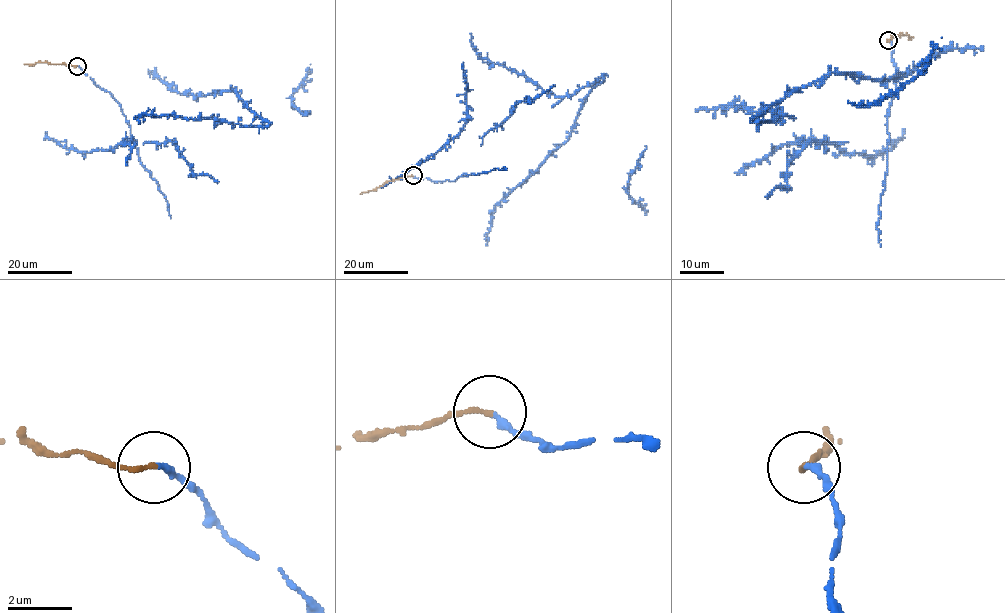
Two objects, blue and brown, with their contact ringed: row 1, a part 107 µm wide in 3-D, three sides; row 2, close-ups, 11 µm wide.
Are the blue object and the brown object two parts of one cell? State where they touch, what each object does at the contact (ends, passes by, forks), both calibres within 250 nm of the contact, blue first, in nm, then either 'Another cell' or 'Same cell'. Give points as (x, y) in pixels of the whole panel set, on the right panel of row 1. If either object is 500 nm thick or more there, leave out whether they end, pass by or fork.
Place: (888, 40). At the ring blue ends. At the ring brown ends. Thickness 200 nm (blue) against 140 nm. Same cell

